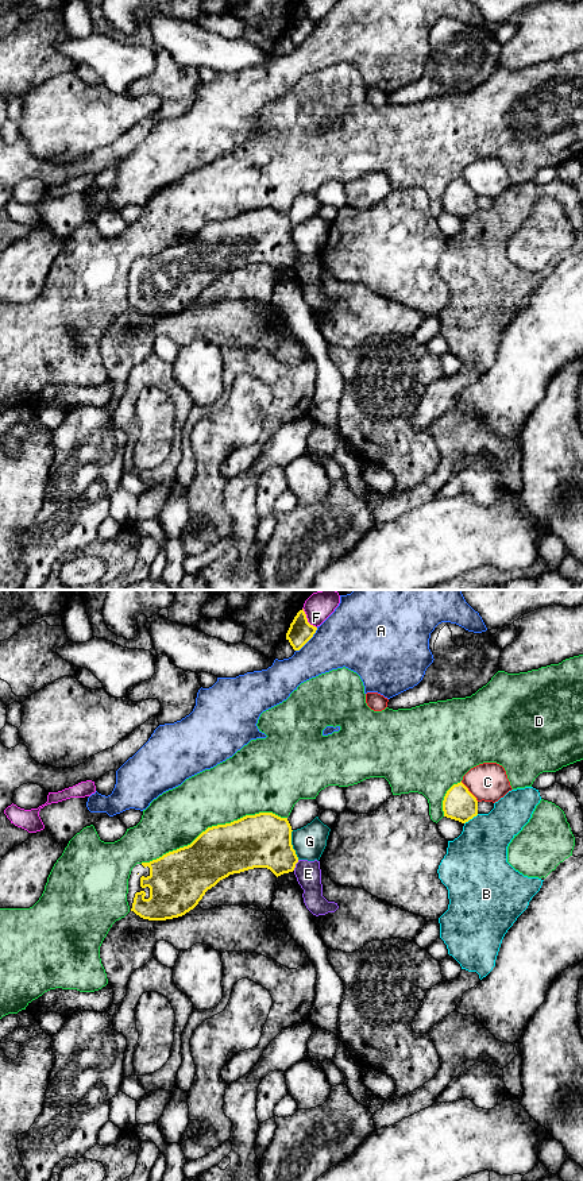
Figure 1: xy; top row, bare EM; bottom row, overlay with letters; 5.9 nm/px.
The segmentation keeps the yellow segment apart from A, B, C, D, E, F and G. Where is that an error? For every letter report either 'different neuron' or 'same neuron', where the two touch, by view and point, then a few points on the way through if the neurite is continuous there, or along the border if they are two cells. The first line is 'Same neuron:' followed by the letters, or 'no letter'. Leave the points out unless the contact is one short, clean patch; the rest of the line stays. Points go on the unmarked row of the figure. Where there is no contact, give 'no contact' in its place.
Same neuron: no letter
A: different neuron; meets yellow in xy at (308, 35)
B: different neuron; meets yellow in xy at (471, 213); border along xy (478, 209), (464, 219)
C: different neuron; meets yellow in xy at (468, 186)
D: different neuron; meets yellow in xy at (213, 222)
E: different neuron; meets yellow in xy at (294, 261); border along xy (298, 255), (293, 265)
F: different neuron; meets yellow in xy at (307, 14)
G: different neuron; meets yellow in xy at (292, 240)

